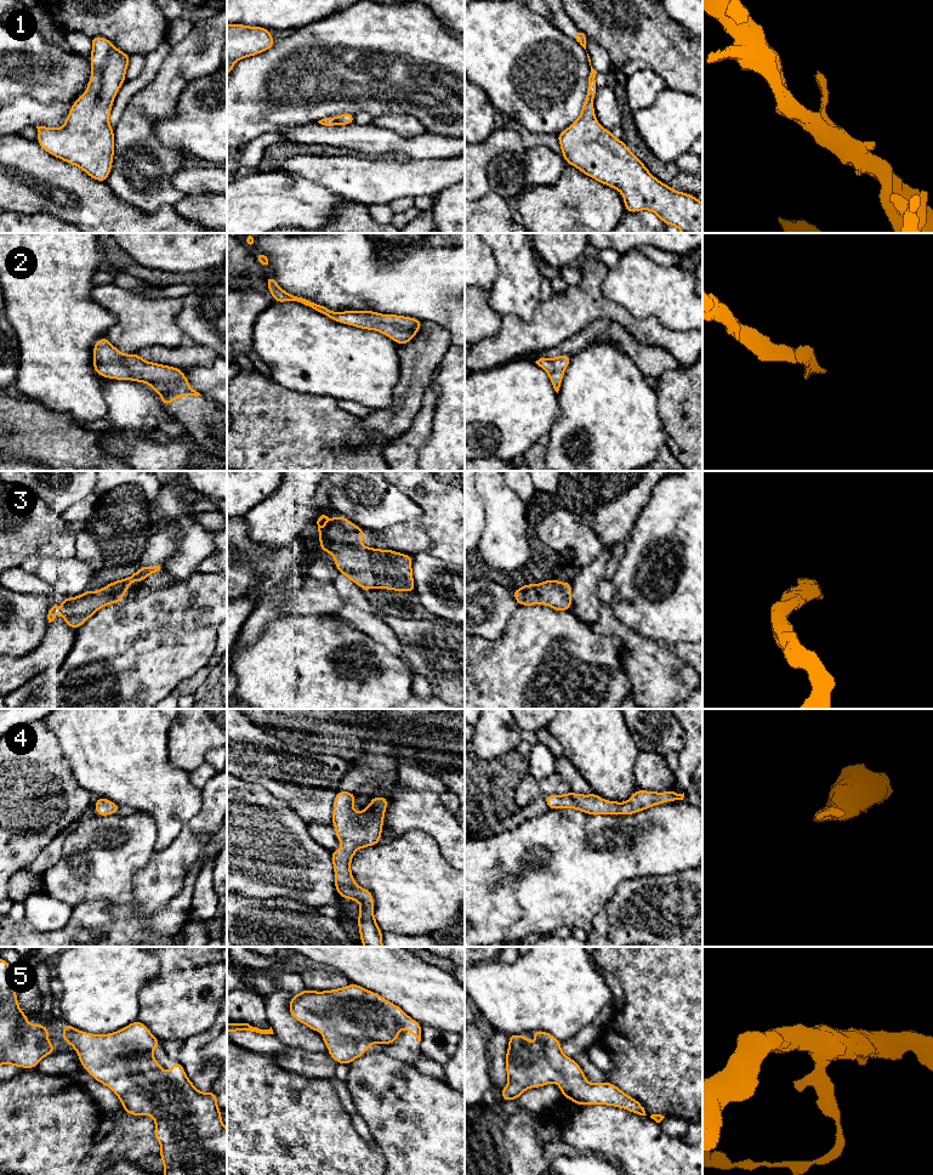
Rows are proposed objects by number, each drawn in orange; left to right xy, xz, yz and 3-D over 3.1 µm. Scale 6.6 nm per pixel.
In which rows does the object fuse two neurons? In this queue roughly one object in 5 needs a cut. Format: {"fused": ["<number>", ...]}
{"fused": []}

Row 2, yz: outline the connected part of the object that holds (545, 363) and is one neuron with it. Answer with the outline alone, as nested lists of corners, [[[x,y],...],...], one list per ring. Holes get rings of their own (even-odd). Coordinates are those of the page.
[[[559,354],[556,358],[540,358],[535,363],[547,371],[554,391],[558,393],[564,370],[570,363],[571,357],[568,354]]]

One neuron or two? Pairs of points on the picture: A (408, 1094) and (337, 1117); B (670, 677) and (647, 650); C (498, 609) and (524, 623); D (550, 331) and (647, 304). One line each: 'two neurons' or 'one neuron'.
A: two neurons
B: one neuron
C: two neurons
D: two neurons

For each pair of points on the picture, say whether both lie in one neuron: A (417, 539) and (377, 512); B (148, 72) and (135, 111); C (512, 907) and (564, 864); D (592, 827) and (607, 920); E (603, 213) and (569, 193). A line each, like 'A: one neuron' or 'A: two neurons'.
A: two neurons
B: two neurons
C: one neuron
D: two neurons
E: one neuron

